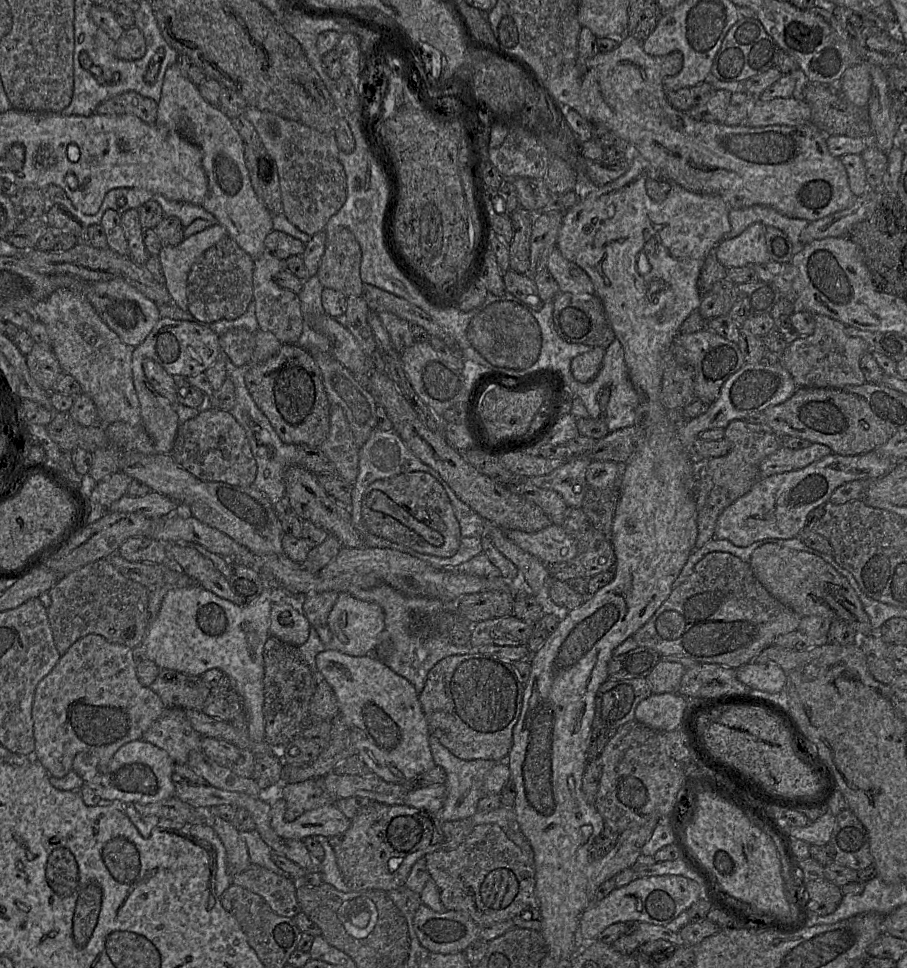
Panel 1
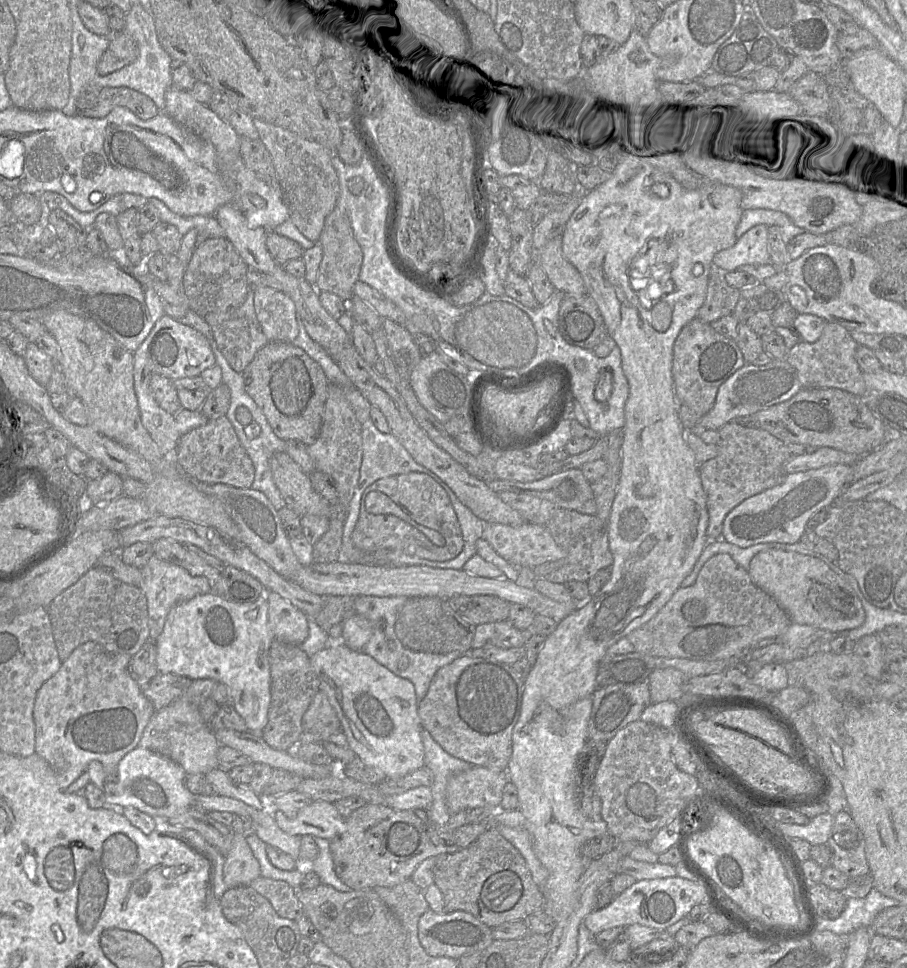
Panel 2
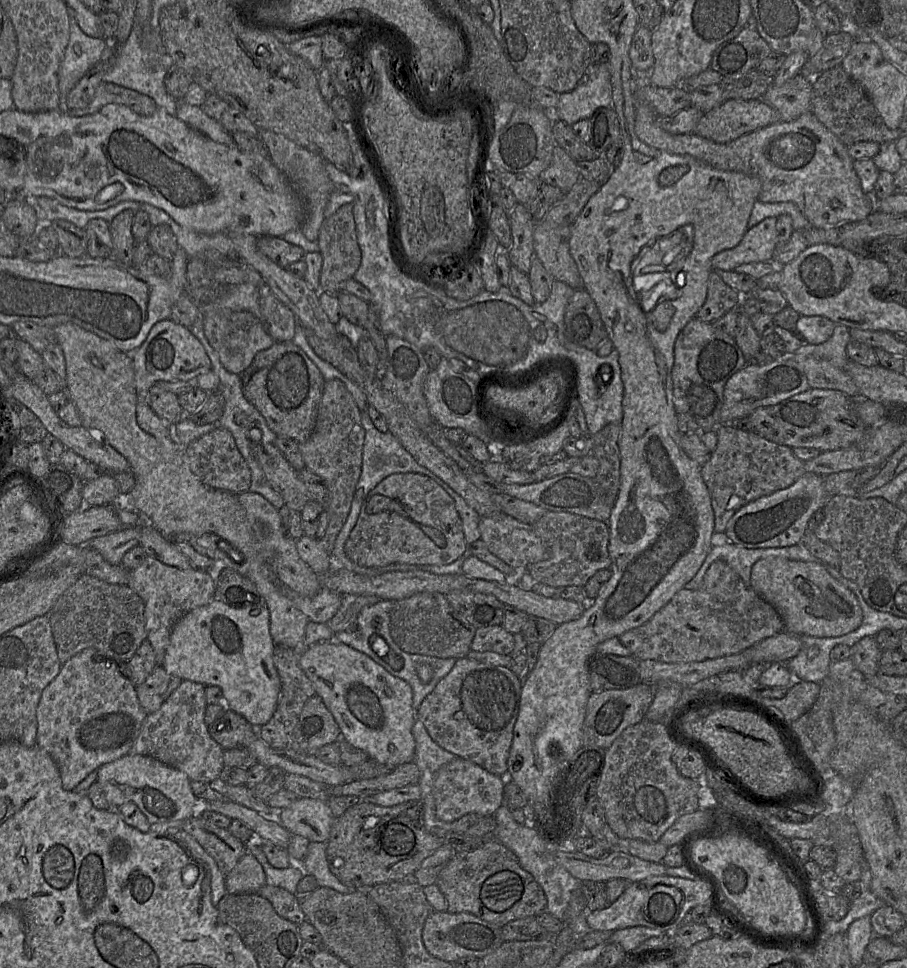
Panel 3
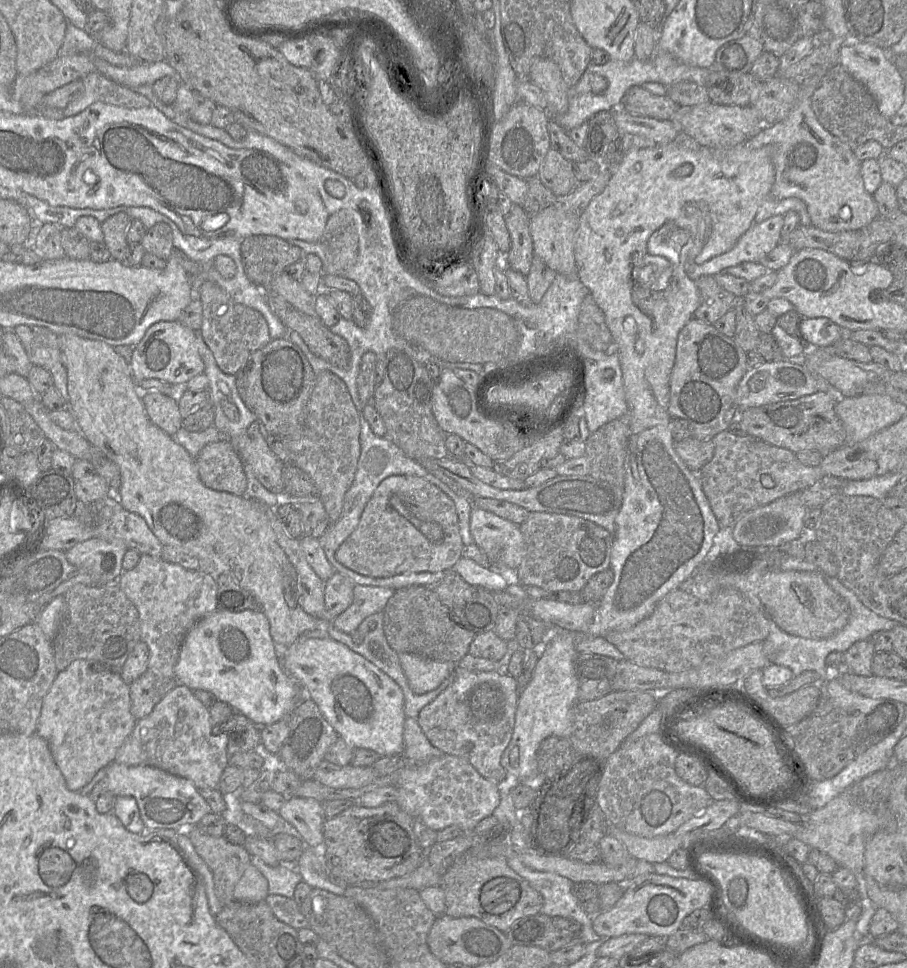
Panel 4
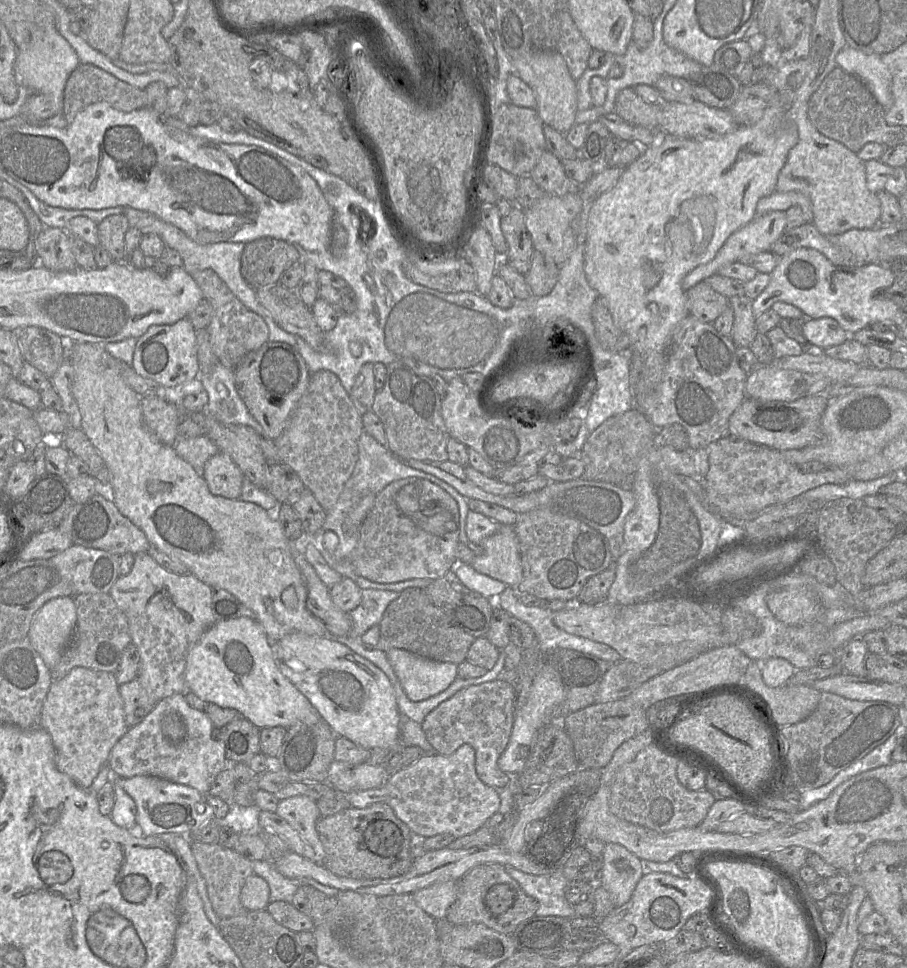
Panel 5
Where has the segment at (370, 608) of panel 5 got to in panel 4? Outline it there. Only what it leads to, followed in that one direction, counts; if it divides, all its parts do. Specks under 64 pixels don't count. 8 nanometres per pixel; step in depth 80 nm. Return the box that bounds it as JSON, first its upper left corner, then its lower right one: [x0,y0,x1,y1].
[331,585,395,633]

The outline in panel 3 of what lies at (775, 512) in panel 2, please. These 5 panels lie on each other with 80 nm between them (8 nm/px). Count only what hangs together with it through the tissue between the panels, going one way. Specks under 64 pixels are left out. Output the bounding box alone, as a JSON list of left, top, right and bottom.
[725,473,826,549]

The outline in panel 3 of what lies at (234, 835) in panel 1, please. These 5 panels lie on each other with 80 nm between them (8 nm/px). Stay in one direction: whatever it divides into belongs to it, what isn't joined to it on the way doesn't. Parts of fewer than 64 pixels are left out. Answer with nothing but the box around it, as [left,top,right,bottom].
[225,852,265,894]

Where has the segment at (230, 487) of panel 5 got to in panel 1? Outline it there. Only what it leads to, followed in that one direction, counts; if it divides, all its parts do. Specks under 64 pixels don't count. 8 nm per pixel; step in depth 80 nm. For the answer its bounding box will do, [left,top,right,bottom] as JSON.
[171,406,257,487]

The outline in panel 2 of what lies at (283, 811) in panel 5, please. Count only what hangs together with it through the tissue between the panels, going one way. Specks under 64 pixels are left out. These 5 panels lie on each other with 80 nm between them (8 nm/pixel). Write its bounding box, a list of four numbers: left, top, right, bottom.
[274,800,345,840]

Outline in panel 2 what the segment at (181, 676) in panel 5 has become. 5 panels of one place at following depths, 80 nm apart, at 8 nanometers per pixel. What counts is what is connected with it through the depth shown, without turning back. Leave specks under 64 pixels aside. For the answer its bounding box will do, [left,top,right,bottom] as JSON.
[138,555,211,642]

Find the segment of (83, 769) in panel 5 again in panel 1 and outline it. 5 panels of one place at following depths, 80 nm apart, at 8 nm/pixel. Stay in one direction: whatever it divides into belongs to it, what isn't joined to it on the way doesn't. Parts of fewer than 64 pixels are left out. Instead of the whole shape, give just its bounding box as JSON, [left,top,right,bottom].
[32,634,168,778]

